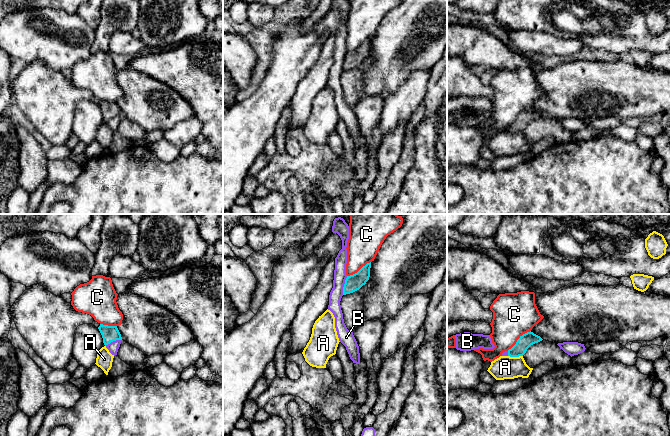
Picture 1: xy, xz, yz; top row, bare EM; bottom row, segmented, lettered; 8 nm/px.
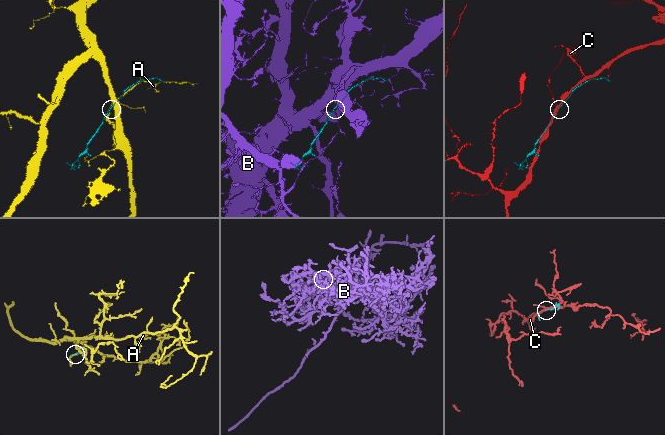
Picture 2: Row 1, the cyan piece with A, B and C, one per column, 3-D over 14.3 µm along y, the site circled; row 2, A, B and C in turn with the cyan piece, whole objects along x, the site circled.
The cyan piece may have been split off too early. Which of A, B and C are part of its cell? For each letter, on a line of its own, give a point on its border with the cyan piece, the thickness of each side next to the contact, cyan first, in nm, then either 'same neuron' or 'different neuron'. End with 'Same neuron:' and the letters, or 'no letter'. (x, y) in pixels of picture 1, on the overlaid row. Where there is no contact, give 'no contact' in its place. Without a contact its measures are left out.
A: yz (515, 356) | 110/190 nm | different neuron
B: xz (344, 285) | 130/100 nm | same neuron
C: yz (518, 339) | 110/360 nm | different neuron
Same neuron: B

